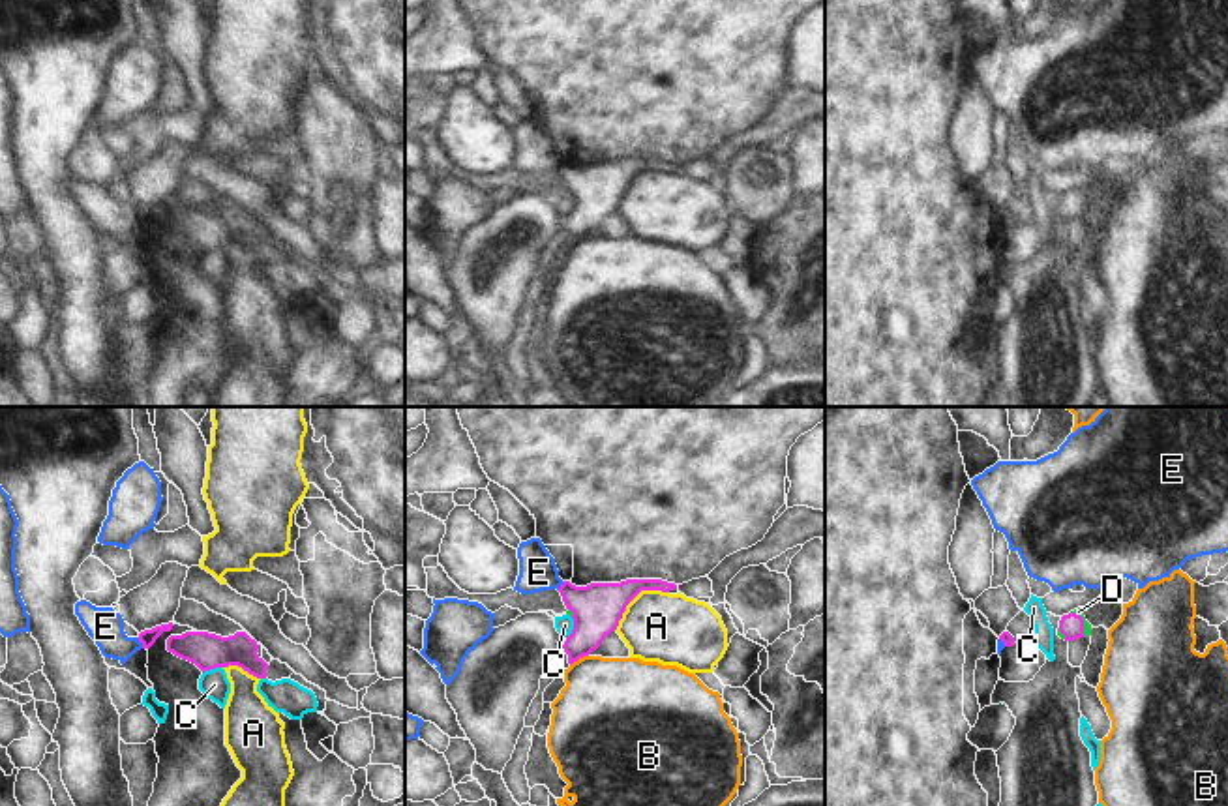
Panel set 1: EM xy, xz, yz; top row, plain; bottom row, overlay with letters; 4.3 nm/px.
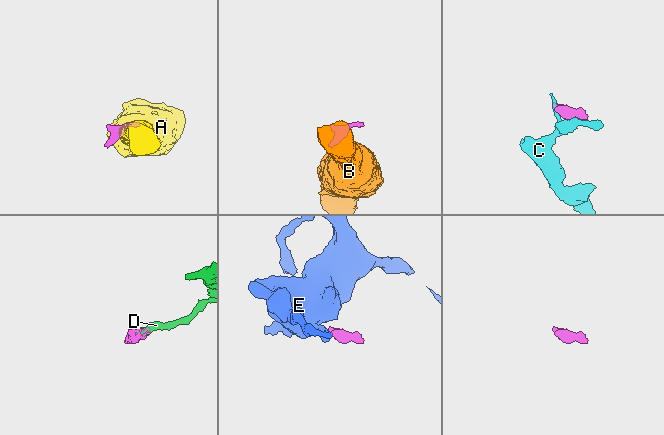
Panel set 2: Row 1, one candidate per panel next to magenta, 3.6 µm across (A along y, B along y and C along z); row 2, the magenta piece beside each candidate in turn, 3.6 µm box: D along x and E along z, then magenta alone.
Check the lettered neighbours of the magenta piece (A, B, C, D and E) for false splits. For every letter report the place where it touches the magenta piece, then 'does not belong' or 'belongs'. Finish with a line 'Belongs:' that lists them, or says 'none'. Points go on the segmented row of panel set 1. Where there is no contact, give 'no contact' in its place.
A: xz (634, 597) | does not belong
B: xz (578, 658) | does not belong
C: xy (212, 668) | does not belong
D: yz (1082, 623) | belongs
E: xy (141, 641) | does not belong
Belongs: D

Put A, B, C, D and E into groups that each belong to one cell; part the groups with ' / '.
A / B / C / D / E

